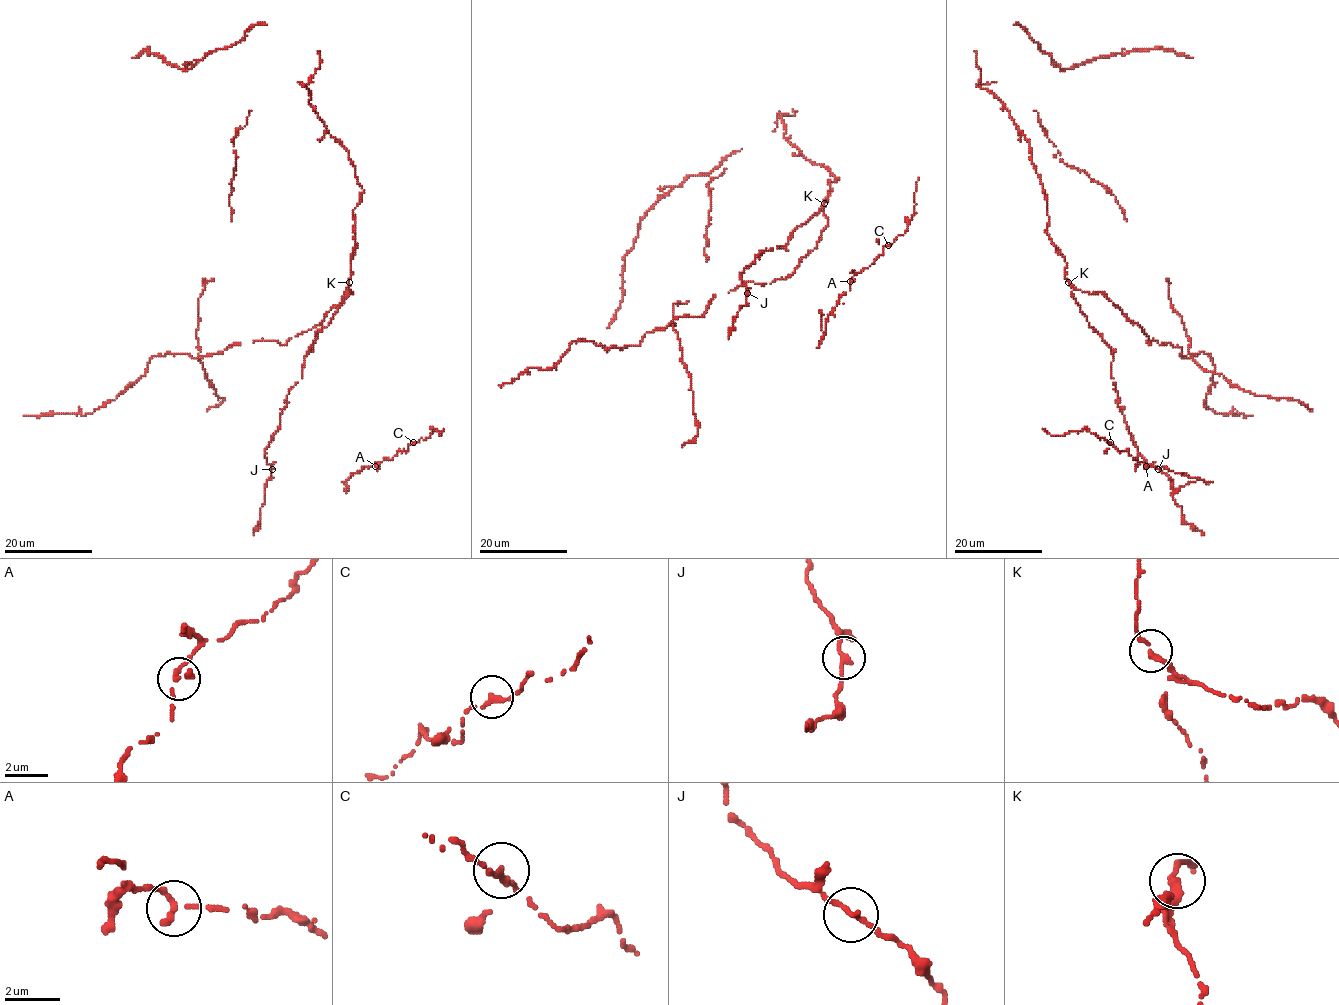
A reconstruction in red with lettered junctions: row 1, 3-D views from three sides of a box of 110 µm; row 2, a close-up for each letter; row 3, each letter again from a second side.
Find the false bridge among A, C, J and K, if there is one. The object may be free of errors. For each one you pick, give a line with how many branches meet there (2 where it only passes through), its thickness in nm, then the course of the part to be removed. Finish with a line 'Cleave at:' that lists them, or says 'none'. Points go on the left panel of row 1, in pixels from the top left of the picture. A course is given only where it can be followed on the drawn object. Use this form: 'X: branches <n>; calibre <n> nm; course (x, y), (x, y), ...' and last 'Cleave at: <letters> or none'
Cleave at: none

